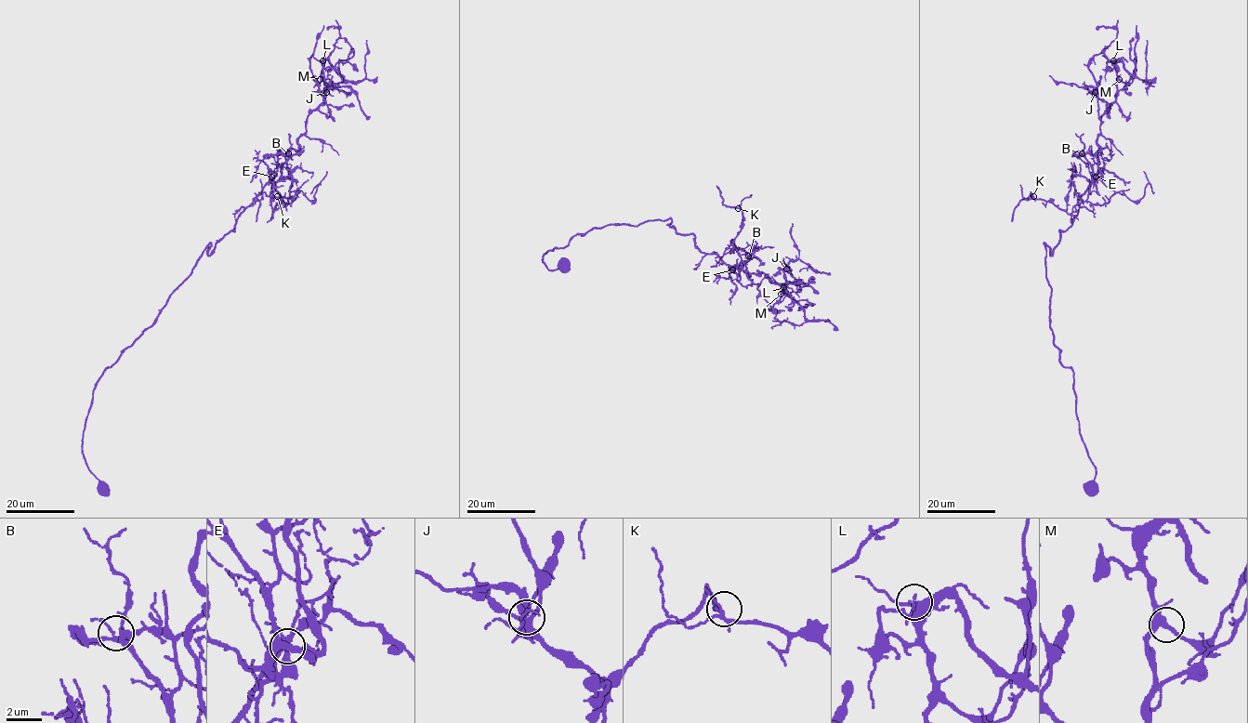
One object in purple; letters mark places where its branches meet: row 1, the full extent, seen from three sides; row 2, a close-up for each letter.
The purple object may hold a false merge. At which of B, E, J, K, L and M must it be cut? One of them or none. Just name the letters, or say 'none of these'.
E

